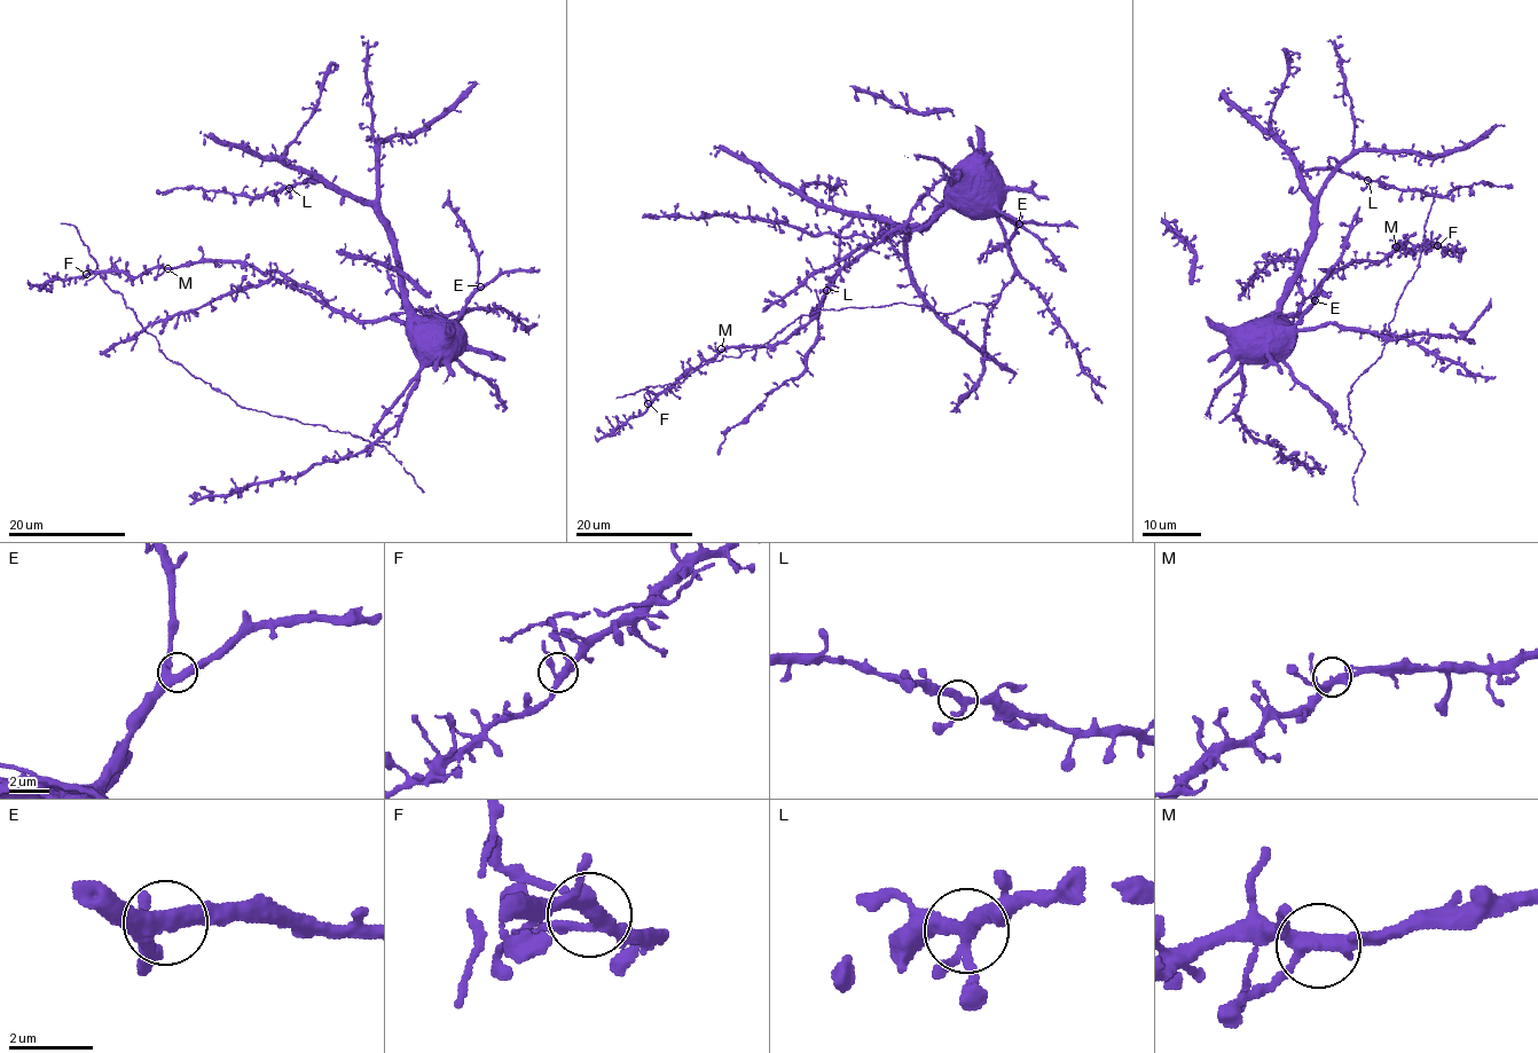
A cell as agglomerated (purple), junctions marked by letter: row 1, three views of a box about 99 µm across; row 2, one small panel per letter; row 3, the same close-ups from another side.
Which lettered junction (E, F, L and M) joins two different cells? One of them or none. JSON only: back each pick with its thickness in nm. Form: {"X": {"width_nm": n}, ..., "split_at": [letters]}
{"split_at": []}

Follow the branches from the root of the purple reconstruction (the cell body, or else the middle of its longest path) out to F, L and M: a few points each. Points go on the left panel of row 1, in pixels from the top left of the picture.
F: (431, 351), (405, 324), (344, 317), (314, 292), (271, 269), (189, 261), (135, 276), (86, 274)
L: (431, 351), (425, 324), (409, 309), (387, 222), (369, 205), (328, 183), (308, 178), (289, 188)
M: (431, 351), (405, 324), (386, 319), (344, 317), (314, 292), (279, 272), (221, 260), (189, 261), (167, 268)

